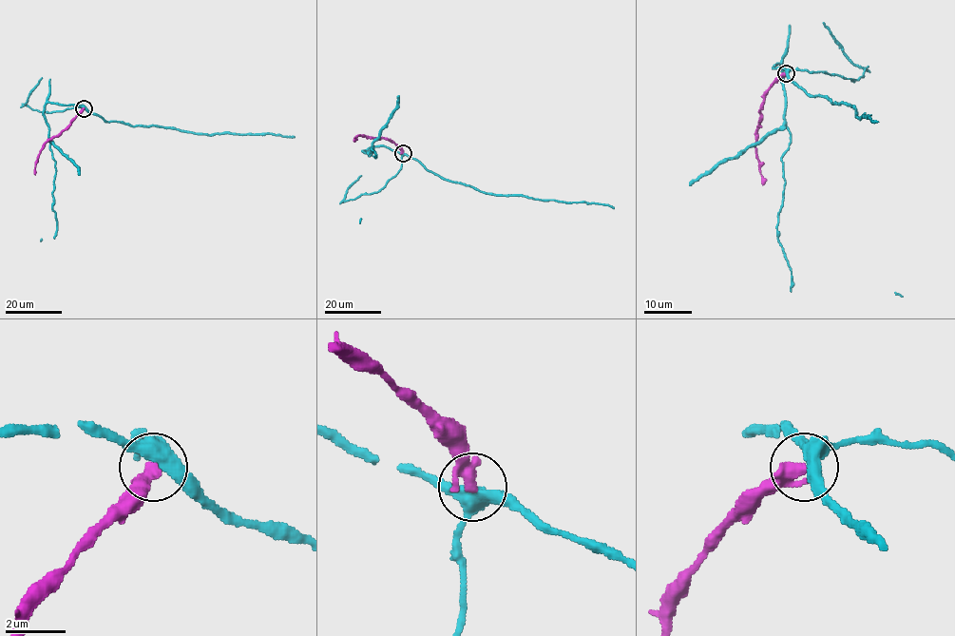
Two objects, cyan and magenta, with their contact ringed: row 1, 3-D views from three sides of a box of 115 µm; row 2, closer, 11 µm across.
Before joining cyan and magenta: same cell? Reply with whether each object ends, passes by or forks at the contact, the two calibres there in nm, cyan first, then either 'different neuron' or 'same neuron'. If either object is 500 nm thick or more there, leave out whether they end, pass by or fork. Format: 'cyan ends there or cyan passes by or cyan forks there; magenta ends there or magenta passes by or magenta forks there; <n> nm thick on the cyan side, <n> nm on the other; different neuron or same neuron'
cyan forks there; magenta passes by; 440 nm thick on the cyan side, 320 nm on the other; different neuron

